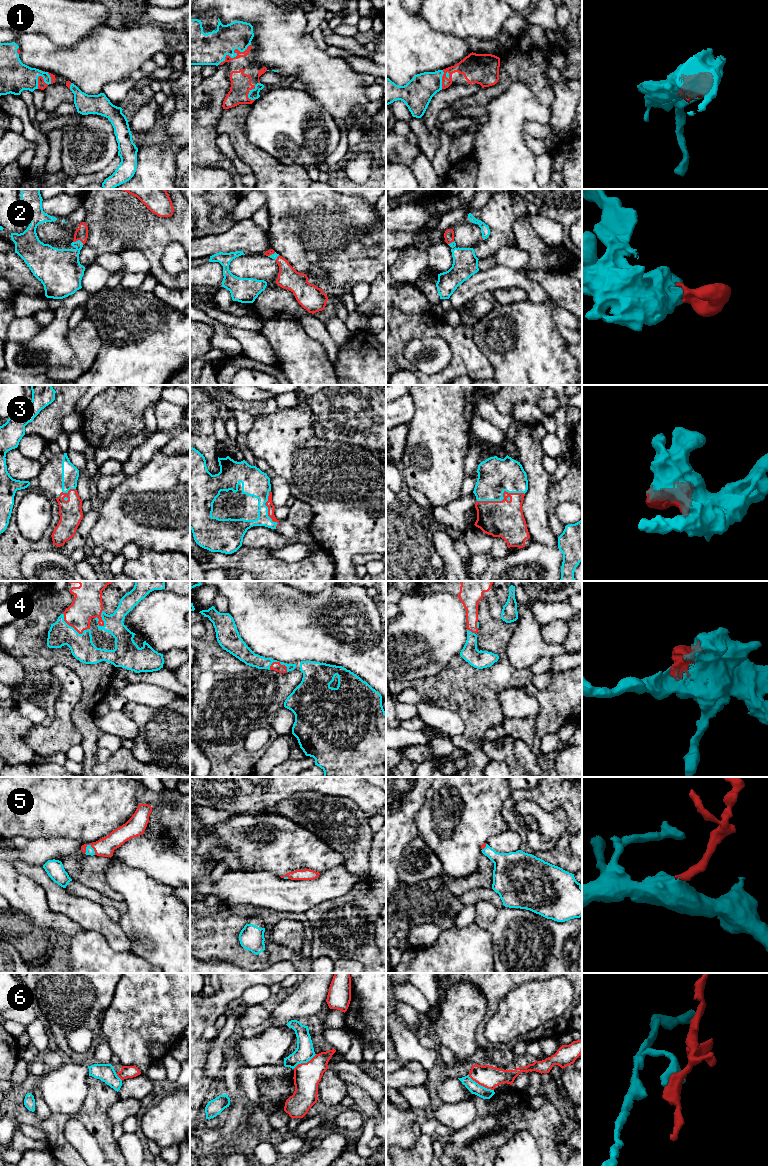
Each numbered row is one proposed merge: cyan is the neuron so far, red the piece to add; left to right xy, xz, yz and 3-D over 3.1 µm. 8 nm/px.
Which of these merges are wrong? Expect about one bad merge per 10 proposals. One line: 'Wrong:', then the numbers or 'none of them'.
Wrong: 6

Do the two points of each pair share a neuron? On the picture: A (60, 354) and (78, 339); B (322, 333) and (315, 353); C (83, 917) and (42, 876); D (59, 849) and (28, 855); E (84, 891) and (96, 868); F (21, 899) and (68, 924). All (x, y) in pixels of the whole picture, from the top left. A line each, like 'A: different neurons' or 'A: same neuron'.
A: different neurons
B: different neurons
C: same neuron
D: same neuron
E: different neurons
F: same neuron

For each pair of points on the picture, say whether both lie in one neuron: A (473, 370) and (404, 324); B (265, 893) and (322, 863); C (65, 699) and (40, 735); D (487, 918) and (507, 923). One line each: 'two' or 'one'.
A: one
B: two
C: one
D: two

